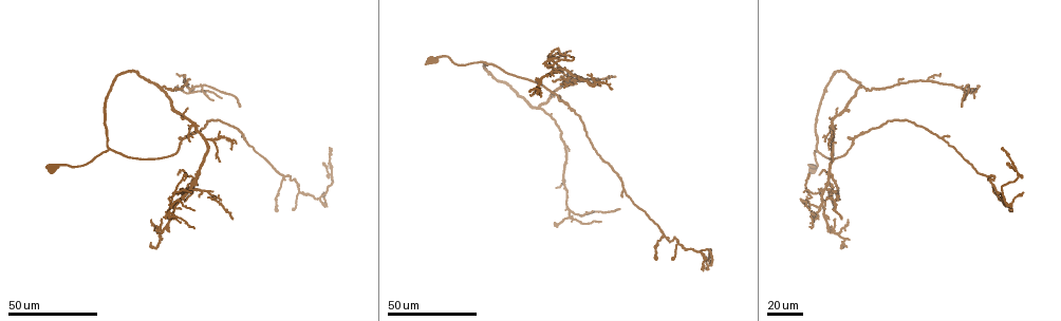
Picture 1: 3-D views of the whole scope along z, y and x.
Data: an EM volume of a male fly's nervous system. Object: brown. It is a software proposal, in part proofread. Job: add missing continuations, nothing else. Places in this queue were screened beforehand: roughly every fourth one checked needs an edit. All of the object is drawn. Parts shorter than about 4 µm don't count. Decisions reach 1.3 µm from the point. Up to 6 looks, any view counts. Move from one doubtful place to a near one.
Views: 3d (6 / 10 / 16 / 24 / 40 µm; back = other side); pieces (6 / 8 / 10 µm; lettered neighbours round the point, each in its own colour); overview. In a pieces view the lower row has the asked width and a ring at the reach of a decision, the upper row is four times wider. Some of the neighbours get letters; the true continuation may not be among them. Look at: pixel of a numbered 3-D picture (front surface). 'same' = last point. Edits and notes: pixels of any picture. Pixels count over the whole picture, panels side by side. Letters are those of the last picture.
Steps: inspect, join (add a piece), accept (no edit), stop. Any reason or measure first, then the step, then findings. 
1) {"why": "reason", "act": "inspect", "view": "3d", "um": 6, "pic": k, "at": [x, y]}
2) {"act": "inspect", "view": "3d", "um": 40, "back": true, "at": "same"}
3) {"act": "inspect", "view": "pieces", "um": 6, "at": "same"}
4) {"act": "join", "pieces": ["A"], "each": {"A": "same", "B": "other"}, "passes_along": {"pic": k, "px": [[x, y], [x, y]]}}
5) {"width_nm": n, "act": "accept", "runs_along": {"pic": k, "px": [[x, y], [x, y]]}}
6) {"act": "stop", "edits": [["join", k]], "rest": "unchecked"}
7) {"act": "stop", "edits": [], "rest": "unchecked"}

{"act": "inspect", "view": "3d", "um": 24, "pic": 1, "at": [602, 223]}

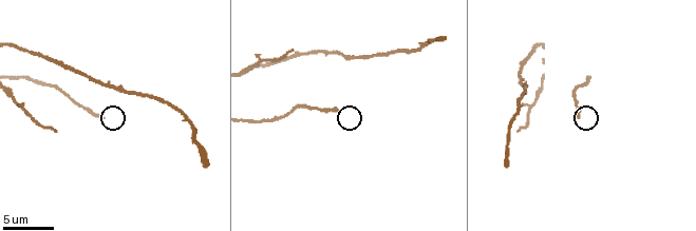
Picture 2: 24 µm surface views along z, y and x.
{"act": "inspect", "view": "3d", "um": 10, "pic": 2, "at": [103, 116]}

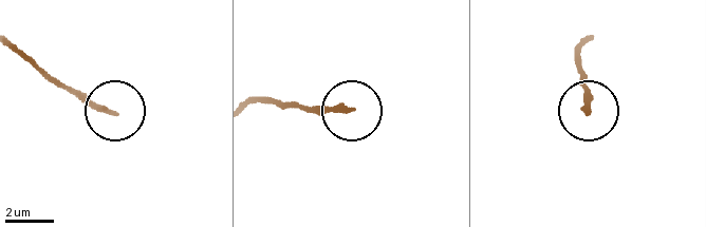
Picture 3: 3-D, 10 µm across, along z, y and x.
{"act": "inspect", "view": "pieces", "um": 6, "pic": 3, "at": [115, 113]}

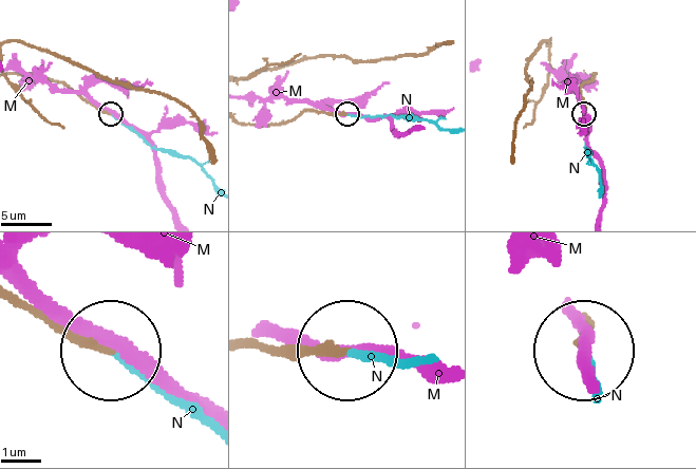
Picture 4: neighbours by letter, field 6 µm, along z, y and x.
{"act": "join", "pieces": ["N"], "each": {"M": "other", "N": "same"}, "passes_along": {"pic": 4, "px": [[17, 296], [209, 417]]}, "found": "the cell continues"}

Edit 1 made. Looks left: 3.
{"act": "inspect", "view": "overview"}

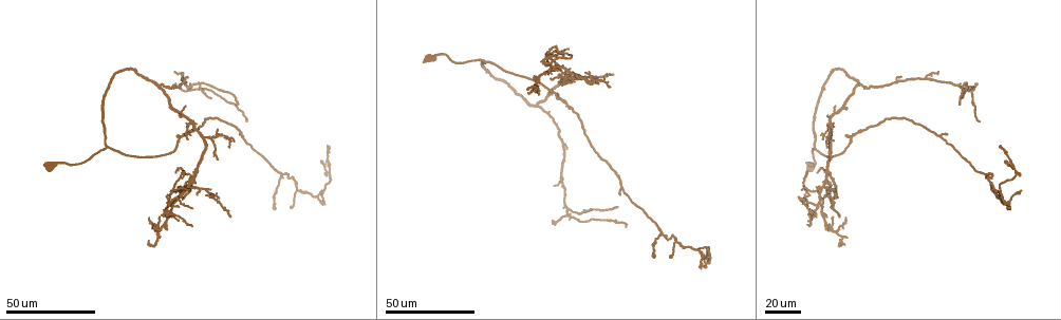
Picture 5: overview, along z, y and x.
{"why": "an open end", "act": "inspect", "view": "3d", "um": 24, "pic": 5, "at": [621, 194]}

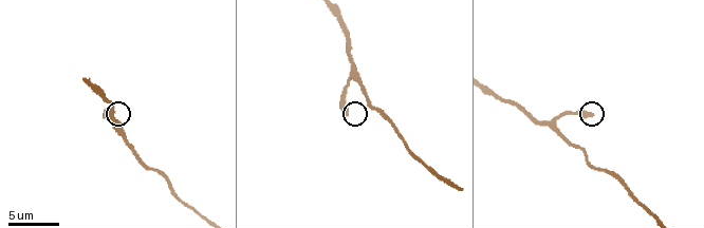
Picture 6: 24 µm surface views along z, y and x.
{"why": "see the neighbours", "act": "inspect", "view": "pieces", "um": 6, "pic": 6, "at": [346, 113]}

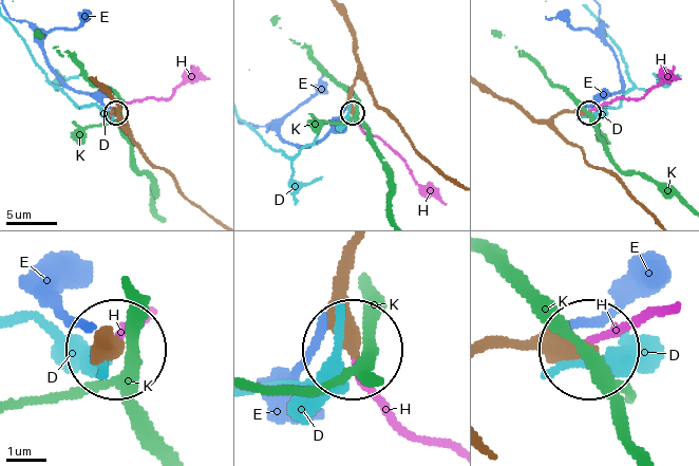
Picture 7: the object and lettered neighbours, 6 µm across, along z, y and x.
{"act": "accept", "each": {"D": "other", "E": "other", "H": "other", "K": "other"}, "runs_along": {"pic": 7, "px": [[489, 345], [586, 345]]}, "found": "no lettered piece goes on from it"}

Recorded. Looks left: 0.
{"act": "stop", "edits": [["join", 4]], "rest": "unchecked"}

